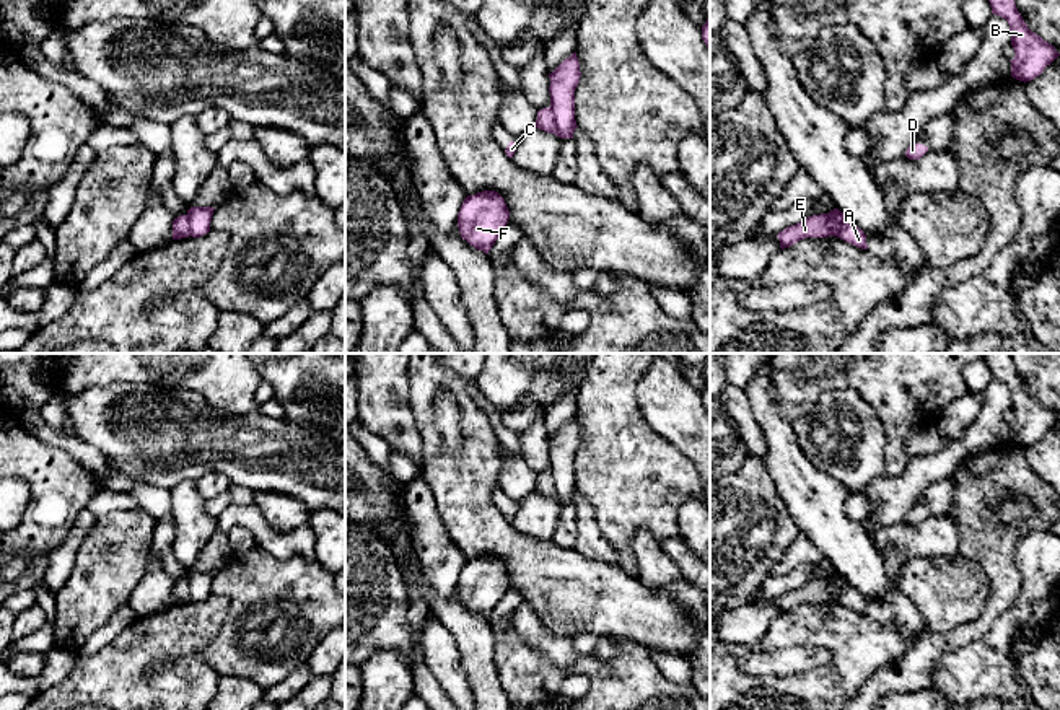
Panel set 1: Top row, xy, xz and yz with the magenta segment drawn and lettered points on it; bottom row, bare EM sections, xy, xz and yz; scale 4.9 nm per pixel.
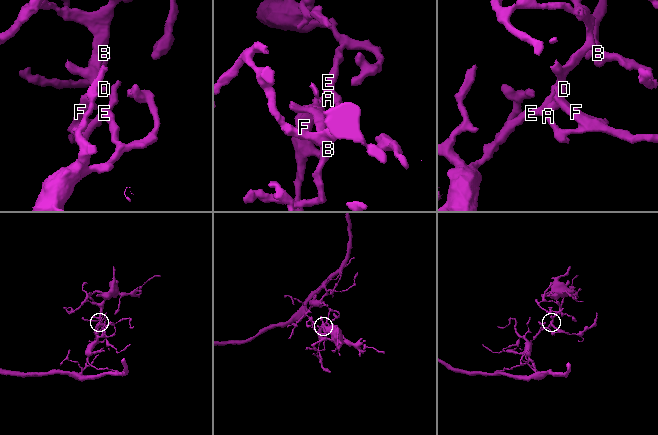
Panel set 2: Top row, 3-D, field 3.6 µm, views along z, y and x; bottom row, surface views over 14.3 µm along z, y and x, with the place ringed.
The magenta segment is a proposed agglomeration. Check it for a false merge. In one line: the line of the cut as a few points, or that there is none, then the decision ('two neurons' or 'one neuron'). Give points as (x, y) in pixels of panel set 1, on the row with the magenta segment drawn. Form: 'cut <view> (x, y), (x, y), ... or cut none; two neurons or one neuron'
cut xz (549, 108), (559, 135); two neurons

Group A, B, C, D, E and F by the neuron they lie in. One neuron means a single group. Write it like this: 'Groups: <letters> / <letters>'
Groups: A B C D F / E

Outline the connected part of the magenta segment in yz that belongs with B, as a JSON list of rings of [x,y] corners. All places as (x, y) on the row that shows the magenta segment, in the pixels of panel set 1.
[[[988,0],[992,13],[1005,18],[1010,24],[1014,59],[1011,77],[1019,81],[1031,81],[1039,77],[1060,54],[1052,44],[1032,33],[1016,8],[1014,0]]]

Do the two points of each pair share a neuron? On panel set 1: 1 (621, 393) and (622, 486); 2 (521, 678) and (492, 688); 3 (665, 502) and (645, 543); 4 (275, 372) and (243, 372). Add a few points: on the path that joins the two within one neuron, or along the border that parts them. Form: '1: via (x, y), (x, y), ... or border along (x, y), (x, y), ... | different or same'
1: via (621, 416), (622, 463) | same
2: border along (492, 647), (497, 678), (505, 692) | different
3: border along (643, 528), (632, 539), (637, 567) | different
4: border along (258, 370), (262, 378) | different

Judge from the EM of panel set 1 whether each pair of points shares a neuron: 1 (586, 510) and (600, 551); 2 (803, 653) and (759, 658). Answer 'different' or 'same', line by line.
1: same
2: same

